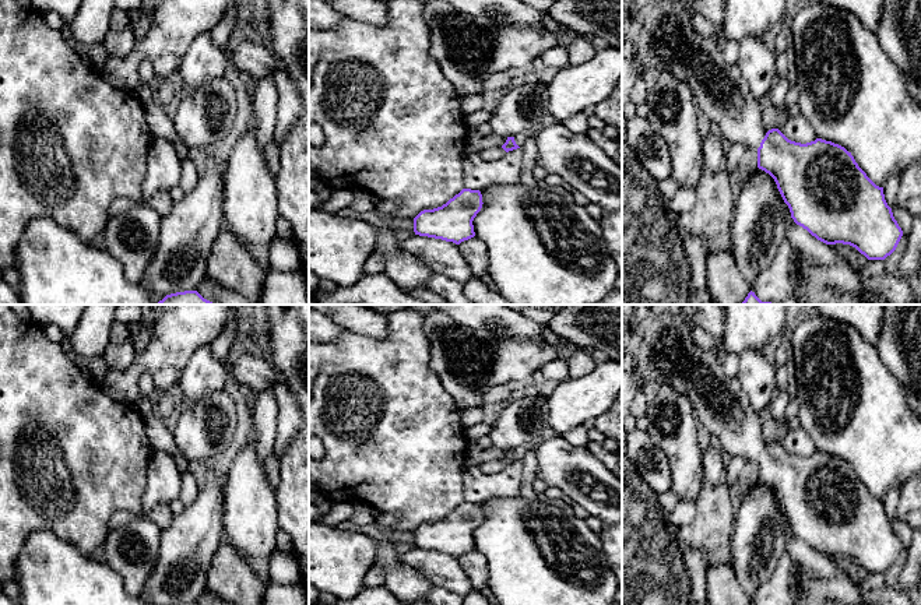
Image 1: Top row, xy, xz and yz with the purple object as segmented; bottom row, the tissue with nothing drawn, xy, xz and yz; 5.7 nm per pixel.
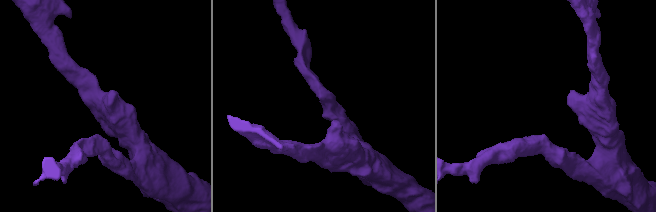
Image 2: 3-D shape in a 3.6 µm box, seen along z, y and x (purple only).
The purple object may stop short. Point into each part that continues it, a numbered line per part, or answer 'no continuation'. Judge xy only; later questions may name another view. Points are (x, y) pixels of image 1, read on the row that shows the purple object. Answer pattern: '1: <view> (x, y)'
no continuation

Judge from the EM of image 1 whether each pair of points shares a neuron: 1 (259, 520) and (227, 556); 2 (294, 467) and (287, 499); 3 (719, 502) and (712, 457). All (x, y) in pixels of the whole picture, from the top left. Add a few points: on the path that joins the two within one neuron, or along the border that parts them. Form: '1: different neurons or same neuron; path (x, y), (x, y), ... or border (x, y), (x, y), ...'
1: different neurons; border (222, 541), (228, 542), (243, 558)
2: same neuron; path (294, 475), (294, 491)
3: different neurons; border (705, 479), (713, 484), (720, 482)

